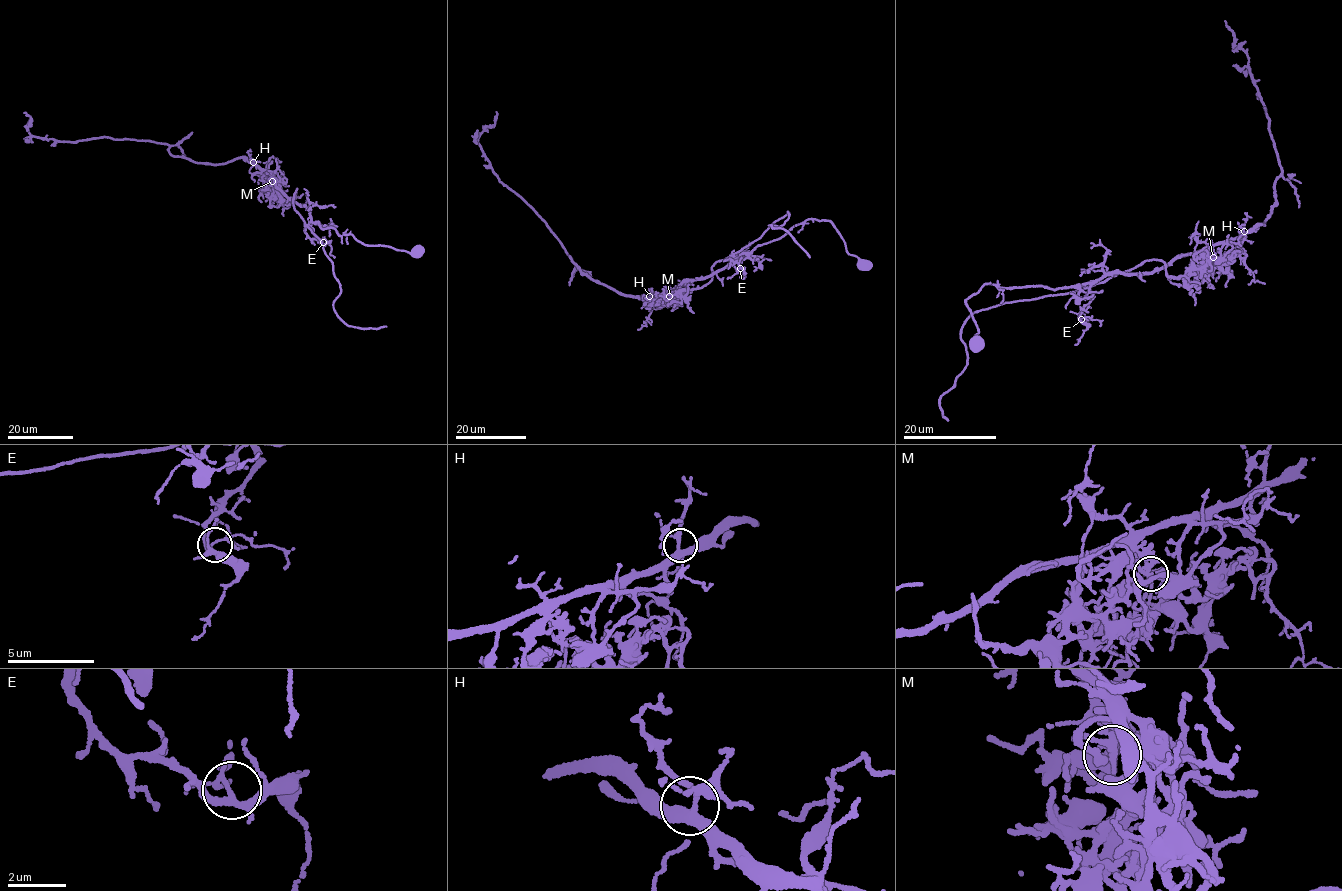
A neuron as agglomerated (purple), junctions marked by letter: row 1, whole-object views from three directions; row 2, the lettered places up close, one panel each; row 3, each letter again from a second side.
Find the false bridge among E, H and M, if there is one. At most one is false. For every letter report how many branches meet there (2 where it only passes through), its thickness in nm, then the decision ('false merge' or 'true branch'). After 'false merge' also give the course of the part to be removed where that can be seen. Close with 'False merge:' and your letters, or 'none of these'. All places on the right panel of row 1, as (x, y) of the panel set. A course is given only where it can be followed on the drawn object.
E: 5 | 190 nm | true branch
H: 5 | 320 nm | true branch
M: 5 | 240 nm | false merge | (1213, 257), (1174, 279), (1146, 259), (1079, 290), (977, 310), (960, 334), (966, 366), (939, 397), (948, 421)
False merge: M

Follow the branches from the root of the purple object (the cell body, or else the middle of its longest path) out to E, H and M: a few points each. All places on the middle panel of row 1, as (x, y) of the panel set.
E: (865, 264), (857, 256), (849, 254), (831, 222), (810, 218), (749, 253), (726, 259), (738, 263), (740, 268)
H: (865, 264), (849, 254), (831, 222), (810, 218), (707, 276), (687, 279), (671, 292), (649, 296)
M: (865, 264), (849, 254), (831, 222), (810, 218), (707, 276), (687, 279), (669, 296)

